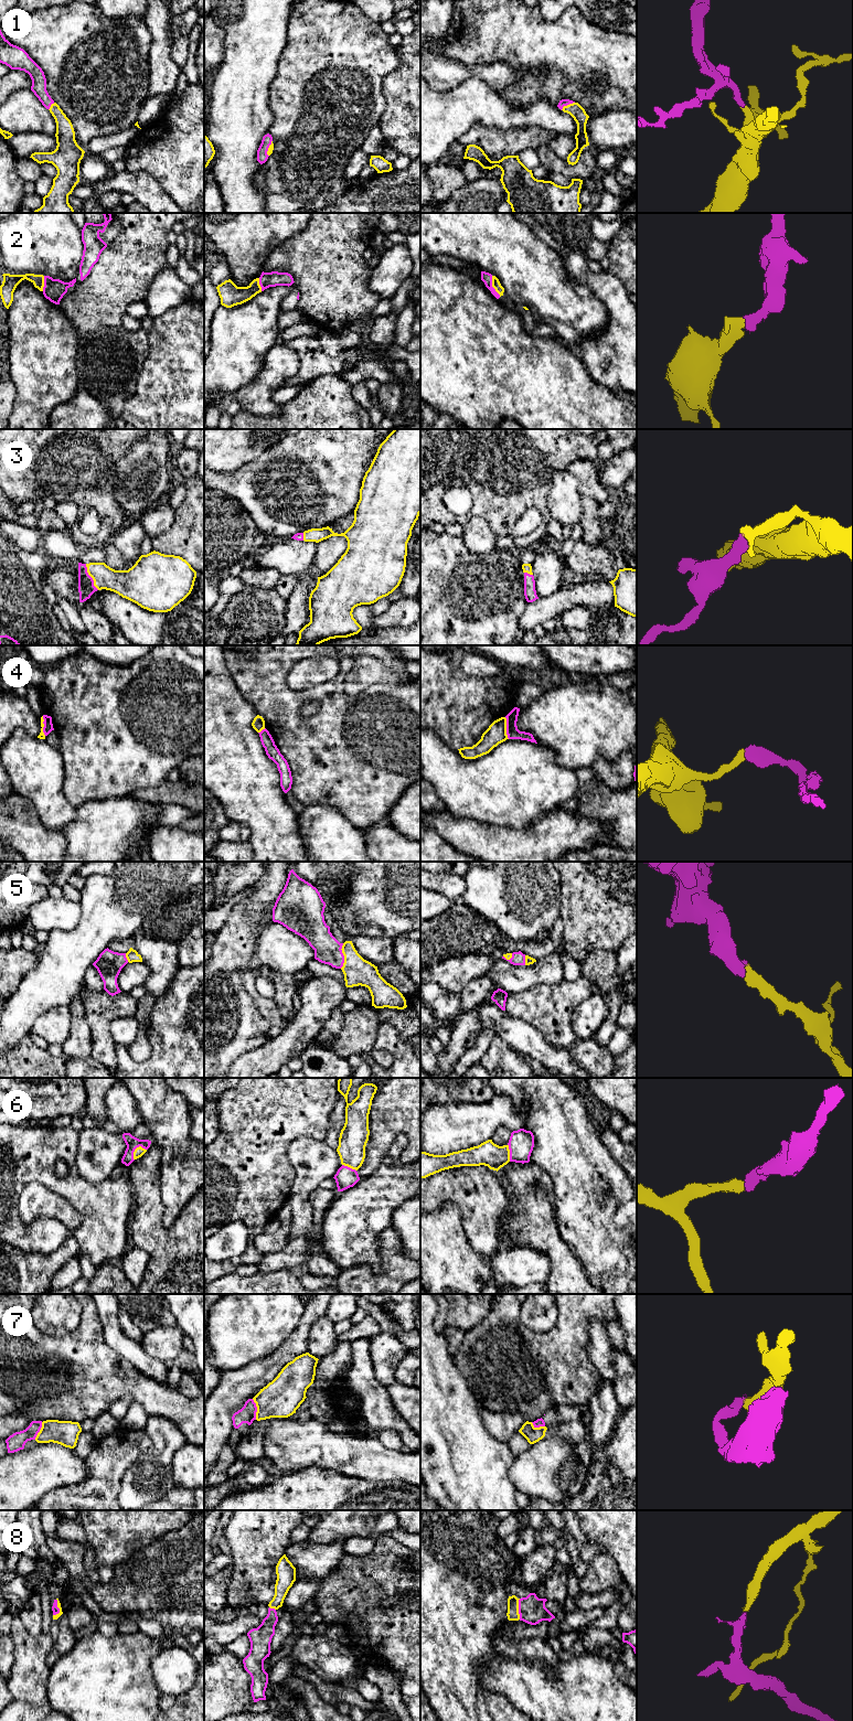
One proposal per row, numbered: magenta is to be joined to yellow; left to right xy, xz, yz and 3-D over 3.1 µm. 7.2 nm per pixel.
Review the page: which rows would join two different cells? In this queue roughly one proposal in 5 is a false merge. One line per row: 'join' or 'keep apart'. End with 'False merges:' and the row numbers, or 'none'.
1: join
2: join
3: join
4: keep apart
5: join
6: join
7: keep apart
8: join
False merges: 4, 7

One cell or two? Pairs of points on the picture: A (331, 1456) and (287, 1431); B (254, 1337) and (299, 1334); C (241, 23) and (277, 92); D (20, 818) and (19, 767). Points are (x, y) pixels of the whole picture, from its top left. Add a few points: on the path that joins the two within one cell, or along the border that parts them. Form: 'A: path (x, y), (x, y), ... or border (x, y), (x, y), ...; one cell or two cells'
A: path (320, 1447), (298, 1442); one cell
B: border (304, 1313), (294, 1331), (272, 1354); two cells
C: border (280, 56), (277, 74), (269, 86), (268, 106); two cells
D: border (13, 790), (25, 797), (32, 803), (38, 814); two cells

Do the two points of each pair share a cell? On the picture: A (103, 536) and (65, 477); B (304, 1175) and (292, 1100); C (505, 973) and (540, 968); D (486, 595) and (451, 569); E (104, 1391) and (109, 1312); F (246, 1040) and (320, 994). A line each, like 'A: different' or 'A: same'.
A: same
B: different
C: same
D: same
E: different
F: different

